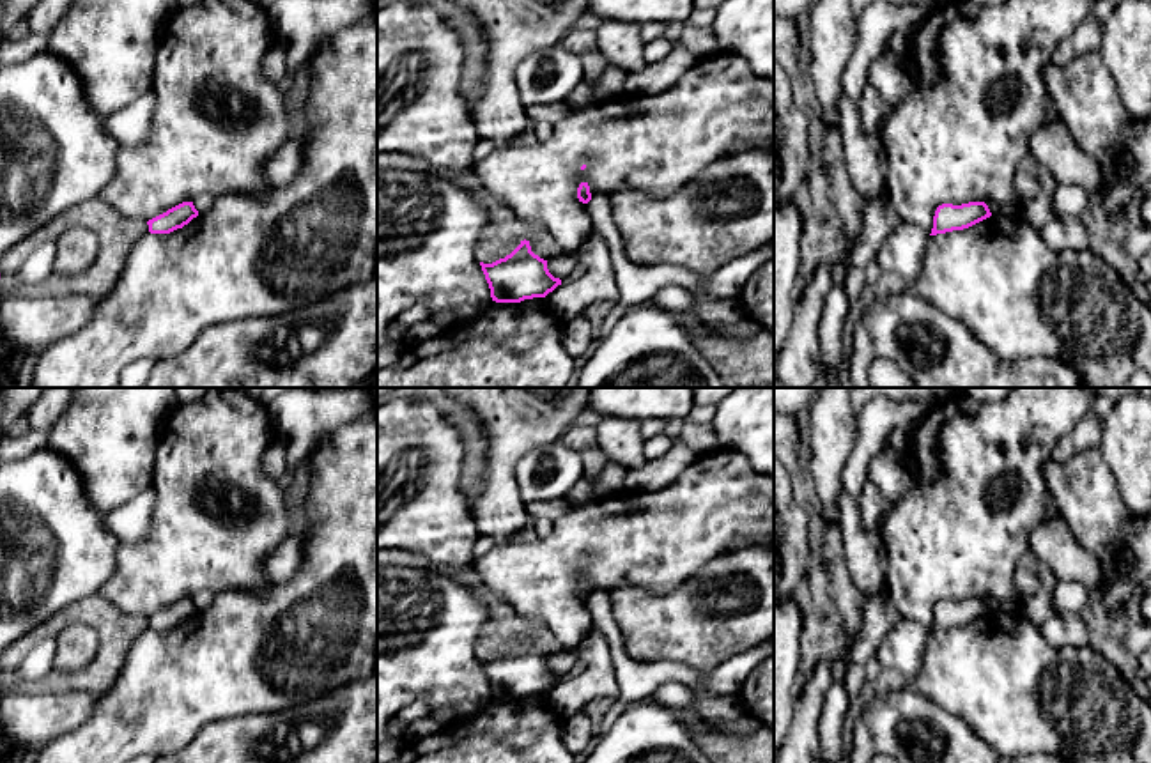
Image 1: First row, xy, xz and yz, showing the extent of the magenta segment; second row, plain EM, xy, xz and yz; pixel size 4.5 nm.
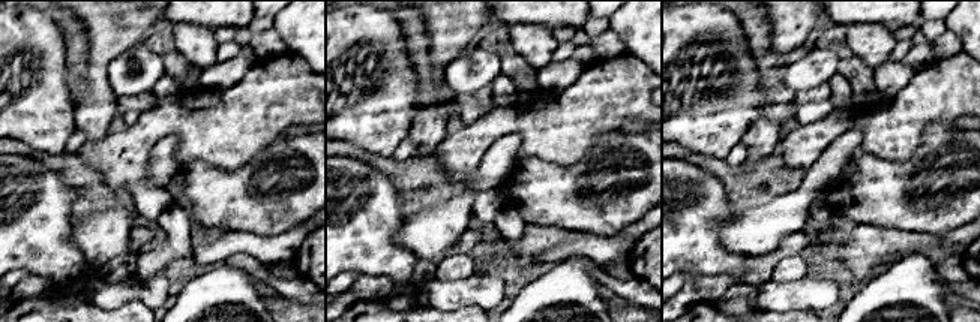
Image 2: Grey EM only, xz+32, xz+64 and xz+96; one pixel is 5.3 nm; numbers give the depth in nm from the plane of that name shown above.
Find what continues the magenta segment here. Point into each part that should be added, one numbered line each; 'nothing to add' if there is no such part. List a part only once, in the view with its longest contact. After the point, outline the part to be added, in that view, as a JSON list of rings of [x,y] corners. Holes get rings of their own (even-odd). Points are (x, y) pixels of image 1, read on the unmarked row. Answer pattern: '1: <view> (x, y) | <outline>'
nothing to add

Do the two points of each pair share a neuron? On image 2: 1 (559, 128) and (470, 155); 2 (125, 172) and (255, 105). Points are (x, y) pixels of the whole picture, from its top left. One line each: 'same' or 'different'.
1: same
2: same

